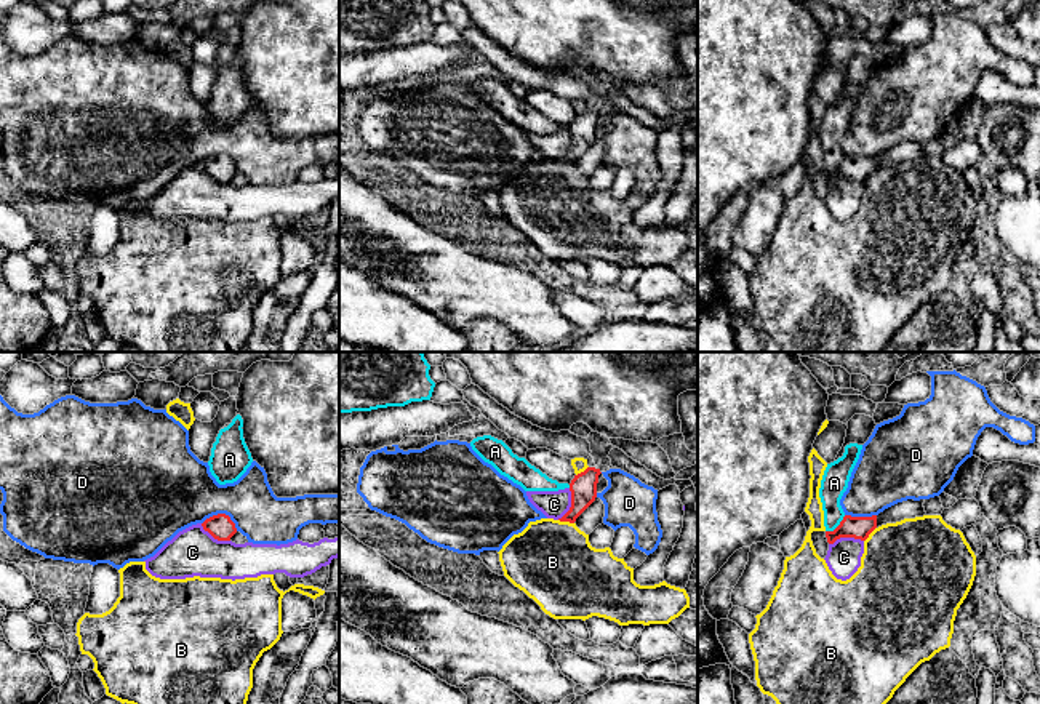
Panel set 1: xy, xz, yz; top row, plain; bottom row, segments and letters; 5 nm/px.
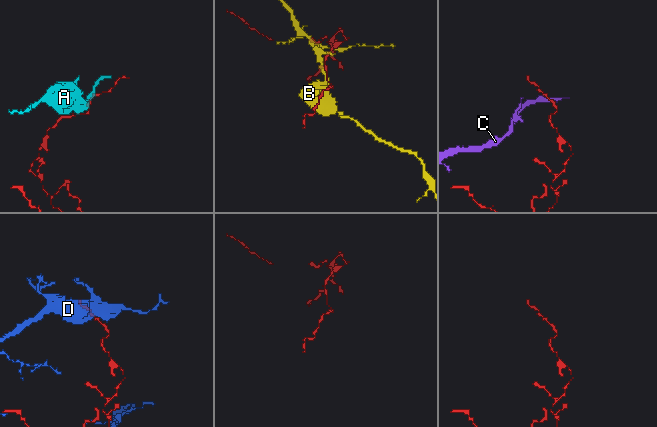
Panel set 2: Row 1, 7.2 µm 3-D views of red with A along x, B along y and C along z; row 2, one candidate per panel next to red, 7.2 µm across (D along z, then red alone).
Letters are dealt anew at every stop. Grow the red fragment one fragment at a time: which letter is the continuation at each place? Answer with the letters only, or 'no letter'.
no letter

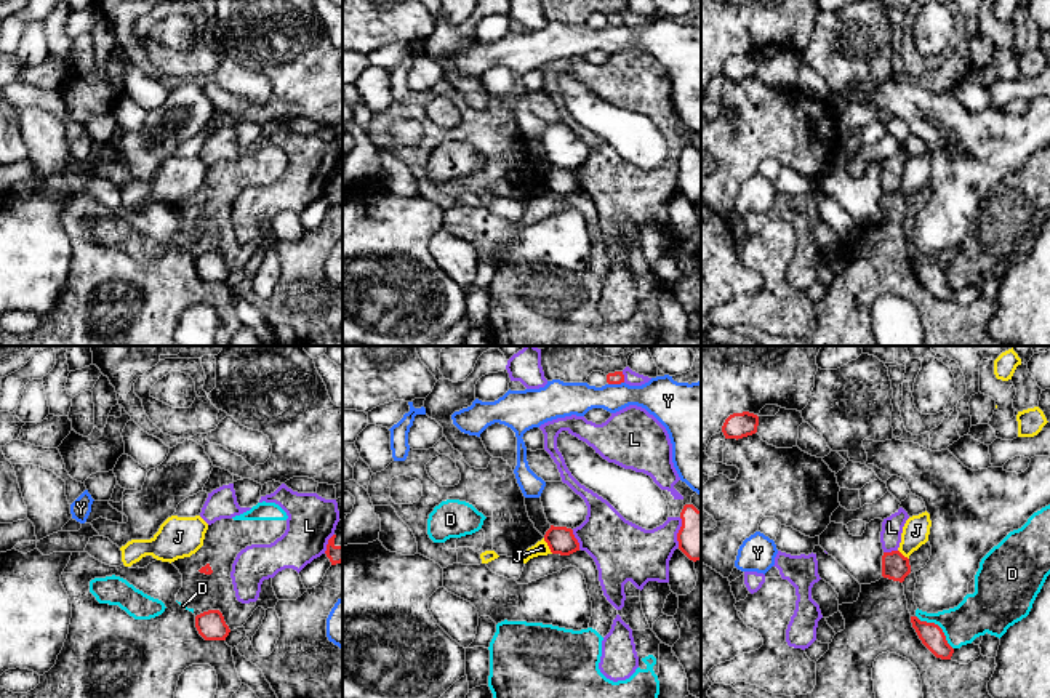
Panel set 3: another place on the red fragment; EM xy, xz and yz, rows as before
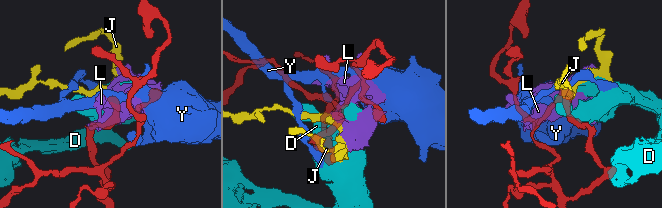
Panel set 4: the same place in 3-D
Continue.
no letter

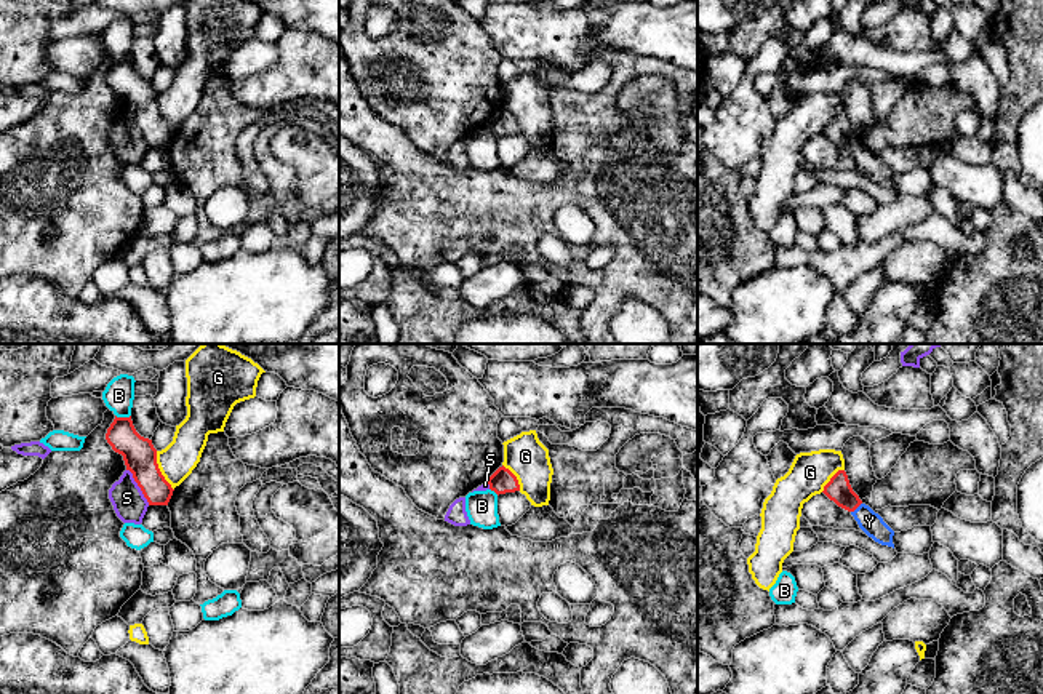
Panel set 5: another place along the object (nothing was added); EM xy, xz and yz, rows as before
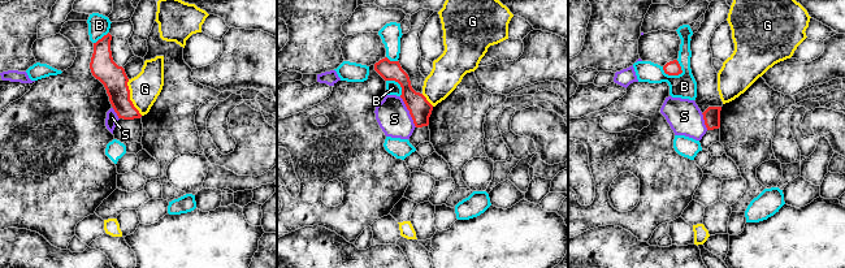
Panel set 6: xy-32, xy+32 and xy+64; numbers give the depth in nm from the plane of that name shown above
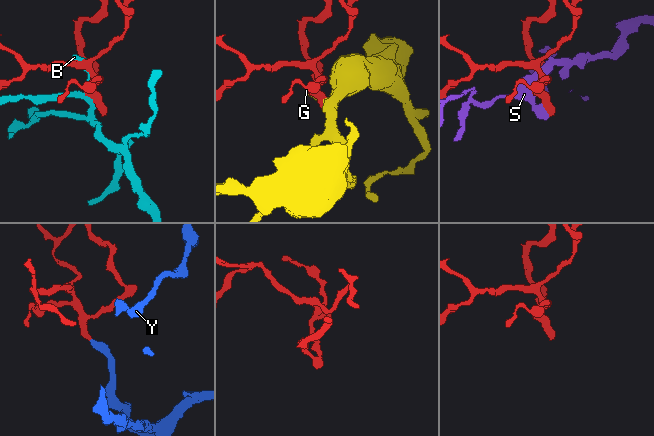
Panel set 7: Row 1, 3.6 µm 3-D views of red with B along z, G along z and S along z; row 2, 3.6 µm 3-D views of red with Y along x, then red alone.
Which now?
Y

